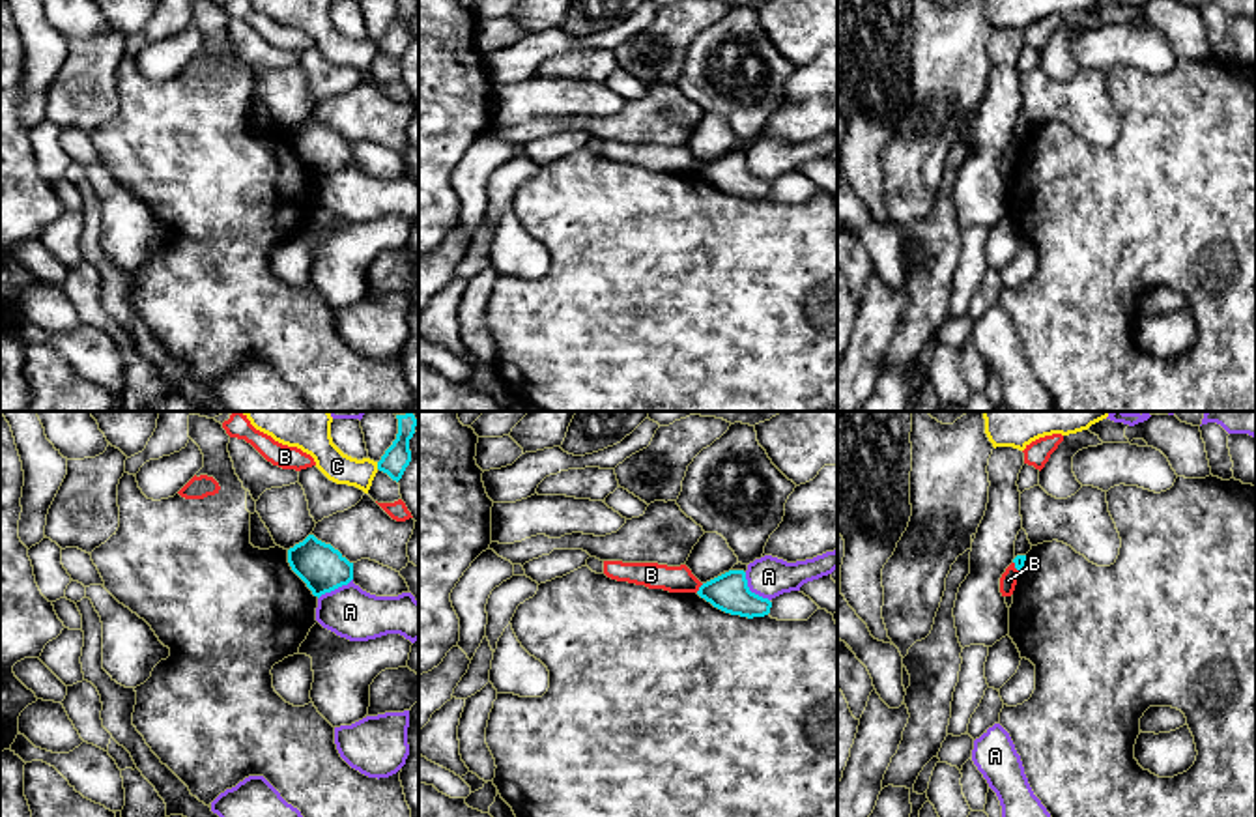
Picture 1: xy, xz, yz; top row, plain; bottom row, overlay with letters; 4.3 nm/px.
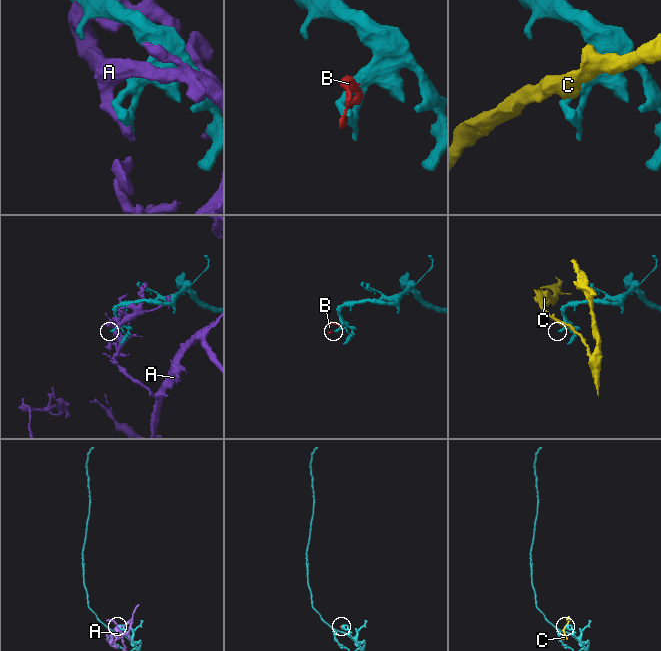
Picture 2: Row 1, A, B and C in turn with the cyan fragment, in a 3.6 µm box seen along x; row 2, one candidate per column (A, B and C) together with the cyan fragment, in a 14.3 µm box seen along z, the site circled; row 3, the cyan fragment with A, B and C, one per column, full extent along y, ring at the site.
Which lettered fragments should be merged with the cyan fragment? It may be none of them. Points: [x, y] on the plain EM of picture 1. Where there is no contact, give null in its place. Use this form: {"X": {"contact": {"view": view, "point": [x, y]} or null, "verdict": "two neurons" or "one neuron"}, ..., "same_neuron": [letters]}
{"A": {"contact": {"view": "xz", "point": [750, 172]}, "verdict": "two neurons"}, "B": {"contact": {"view": "xz", "point": [699, 169]}, "verdict": "two neurons"}, "C": {"contact": {"view": "xy", "point": [378, 47]}, "verdict": "two neurons"}, "same_neuron": []}

